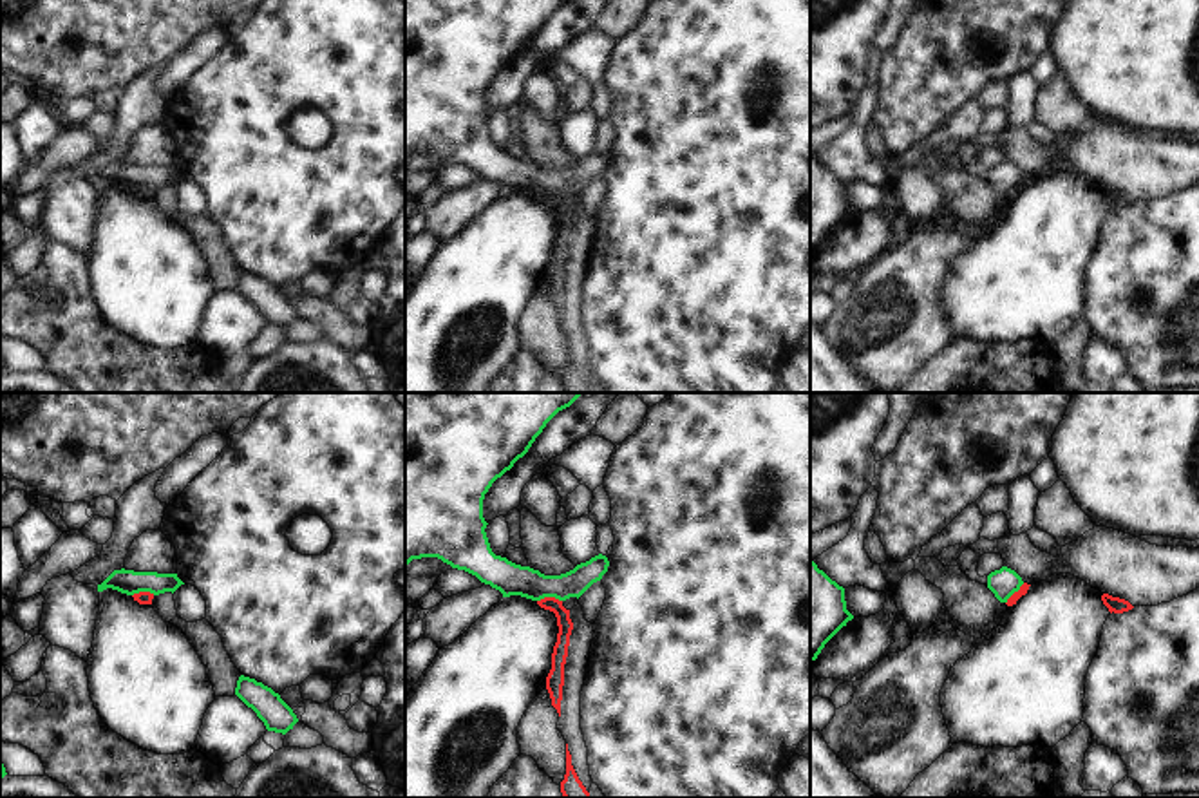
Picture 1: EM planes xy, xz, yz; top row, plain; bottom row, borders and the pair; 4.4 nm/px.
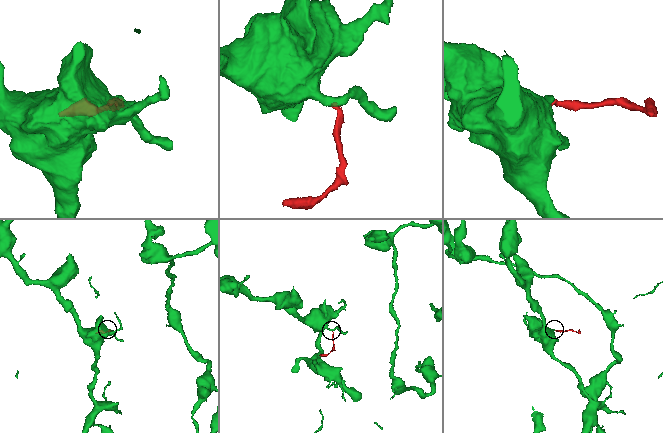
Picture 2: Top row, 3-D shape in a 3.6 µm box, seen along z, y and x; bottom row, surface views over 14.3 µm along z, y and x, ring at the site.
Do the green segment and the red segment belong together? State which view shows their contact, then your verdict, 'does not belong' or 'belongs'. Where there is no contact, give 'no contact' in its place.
xz | does not belong

